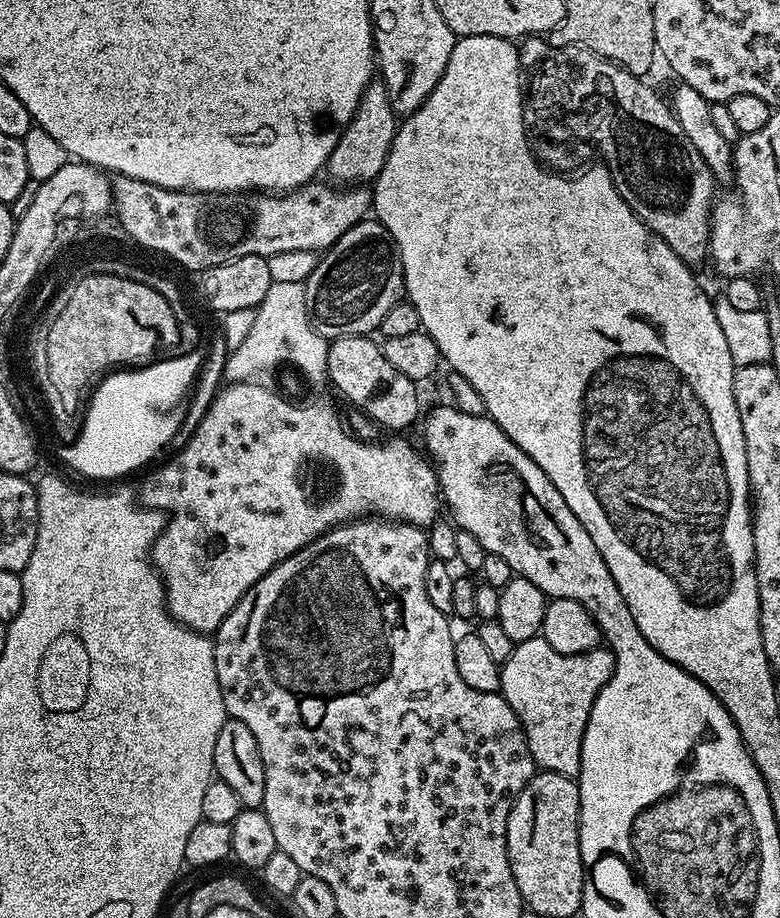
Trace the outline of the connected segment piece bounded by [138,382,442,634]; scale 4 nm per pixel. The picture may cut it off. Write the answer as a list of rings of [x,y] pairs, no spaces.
[[[260,382],[229,383],[212,400],[212,405],[204,412],[204,417],[196,424],[192,437],[184,444],[184,449],[173,460],[168,460],[157,472],[152,472],[144,480],[144,485],[138,491],[139,503],[145,508],[156,508],[168,515],[160,537],[154,542],[150,559],[152,565],[160,573],[164,584],[164,603],[168,612],[180,624],[192,628],[195,632],[215,634],[220,629],[226,614],[242,602],[242,598],[258,583],[279,560],[290,558],[298,550],[302,550],[312,540],[317,540],[331,528],[338,528],[361,518],[387,518],[393,522],[415,524],[418,528],[427,529],[436,523],[442,512],[442,497],[440,481],[435,467],[423,455],[419,456],[404,440],[392,440],[389,444],[372,444],[368,440],[360,440],[351,431],[344,429],[340,416],[332,404],[308,404],[299,408],[288,400],[283,400],[276,392],[263,388]]]

